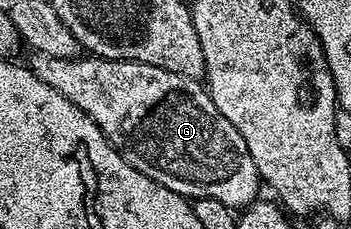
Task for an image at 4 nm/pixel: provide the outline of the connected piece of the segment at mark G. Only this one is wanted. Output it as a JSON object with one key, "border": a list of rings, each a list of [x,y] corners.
{"border":[[[34,52],[31,57],[31,60],[28,61],[28,67],[31,72],[36,74],[36,78],[40,78],[42,82],[48,82],[48,86],[52,86],[52,90],[64,94],[64,98],[68,98],[68,102],[72,102],[77,108],[84,110],[84,114],[88,114],[88,118],[92,118],[92,122],[96,122],[96,126],[104,134],[107,142],[132,167],[140,170],[140,174],[152,178],[160,186],[164,186],[176,194],[185,196],[191,201],[196,201],[200,198],[216,198],[216,202],[224,202],[224,206],[228,206],[231,210],[241,210],[247,204],[253,204],[255,200],[259,199],[260,192],[258,192],[258,188],[260,189],[260,177],[256,170],[256,162],[252,162],[252,154],[248,154],[248,146],[244,142],[240,130],[236,130],[236,126],[232,126],[232,122],[228,122],[228,118],[224,118],[224,114],[220,114],[216,110],[209,91],[195,77],[181,76],[172,70],[164,70],[160,66],[152,66],[151,64],[141,64],[135,60],[104,60],[101,56],[93,54],[79,54],[73,60],[69,60],[68,58],[52,58],[43,52]]]}

